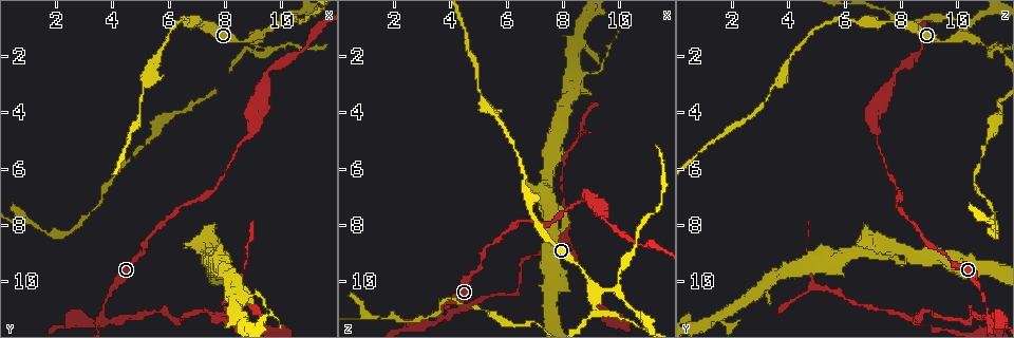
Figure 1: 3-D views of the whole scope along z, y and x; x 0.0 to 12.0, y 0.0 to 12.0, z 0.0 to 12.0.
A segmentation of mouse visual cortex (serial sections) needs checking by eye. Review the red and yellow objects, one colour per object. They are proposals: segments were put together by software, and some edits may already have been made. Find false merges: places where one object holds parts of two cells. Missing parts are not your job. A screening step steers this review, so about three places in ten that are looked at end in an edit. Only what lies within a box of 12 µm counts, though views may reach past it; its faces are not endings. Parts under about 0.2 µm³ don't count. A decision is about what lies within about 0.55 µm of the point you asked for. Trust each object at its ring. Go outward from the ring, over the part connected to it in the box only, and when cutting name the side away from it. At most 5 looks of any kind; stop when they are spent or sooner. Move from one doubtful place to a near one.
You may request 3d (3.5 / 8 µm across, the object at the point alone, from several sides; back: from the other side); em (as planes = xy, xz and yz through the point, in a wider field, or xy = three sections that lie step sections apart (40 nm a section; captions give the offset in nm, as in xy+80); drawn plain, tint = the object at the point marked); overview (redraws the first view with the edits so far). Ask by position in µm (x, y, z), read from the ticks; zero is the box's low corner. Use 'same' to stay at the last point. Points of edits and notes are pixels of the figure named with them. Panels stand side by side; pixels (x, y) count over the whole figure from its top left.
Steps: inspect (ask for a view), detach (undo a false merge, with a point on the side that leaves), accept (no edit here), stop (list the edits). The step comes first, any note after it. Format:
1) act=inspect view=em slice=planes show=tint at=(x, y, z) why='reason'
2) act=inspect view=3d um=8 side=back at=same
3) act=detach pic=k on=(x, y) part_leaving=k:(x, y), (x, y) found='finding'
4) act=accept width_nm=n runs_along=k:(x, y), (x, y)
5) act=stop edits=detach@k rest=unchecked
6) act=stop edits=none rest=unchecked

act=inspect view=3d um=8 at=(5.1, 3.5, 3.3) why='narrows sharply'

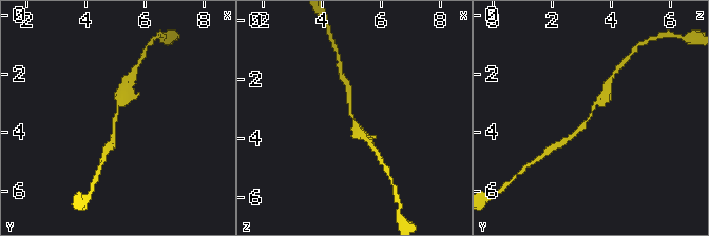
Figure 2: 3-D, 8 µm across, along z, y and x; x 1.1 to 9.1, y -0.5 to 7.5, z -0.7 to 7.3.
act=inspect view=em slice=planes show=tint at=(5.0, 3.5, 3.3)

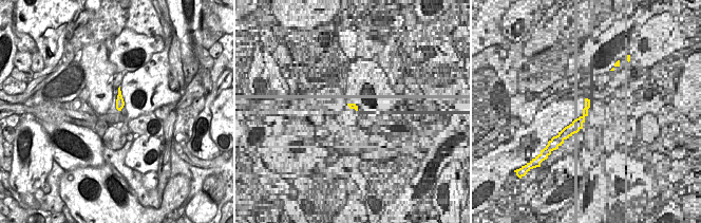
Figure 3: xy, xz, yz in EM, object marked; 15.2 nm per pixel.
act=accept runs_along=2:(605, 96), (585, 124), (567, 139) found='continuous, no second cell'

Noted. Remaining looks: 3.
act=inspect view=3d um=3.5 at=(9.2, 1.9, 11.1) why='branch point'

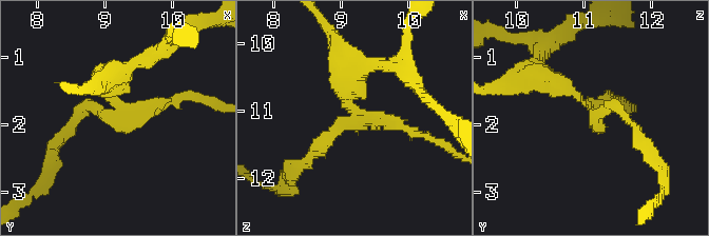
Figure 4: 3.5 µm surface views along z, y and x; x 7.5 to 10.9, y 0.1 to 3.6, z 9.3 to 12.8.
act=inspect view=em slice=xy step=1 show=tint at=(9.15, 1.85, 11.10) arms=3 arm_widths_nm=150,200,350

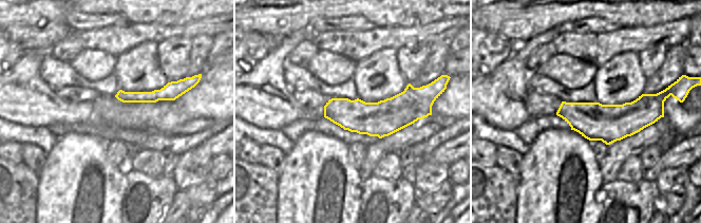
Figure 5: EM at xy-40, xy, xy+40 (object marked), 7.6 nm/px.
act=detach pic=4 on=(152, 103) width_nm=260 part_leaving=4:(353, 112), (435, 139) found='a second cell is stuck on'

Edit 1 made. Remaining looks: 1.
act=stop edits=detach@4 rest=unchecked

